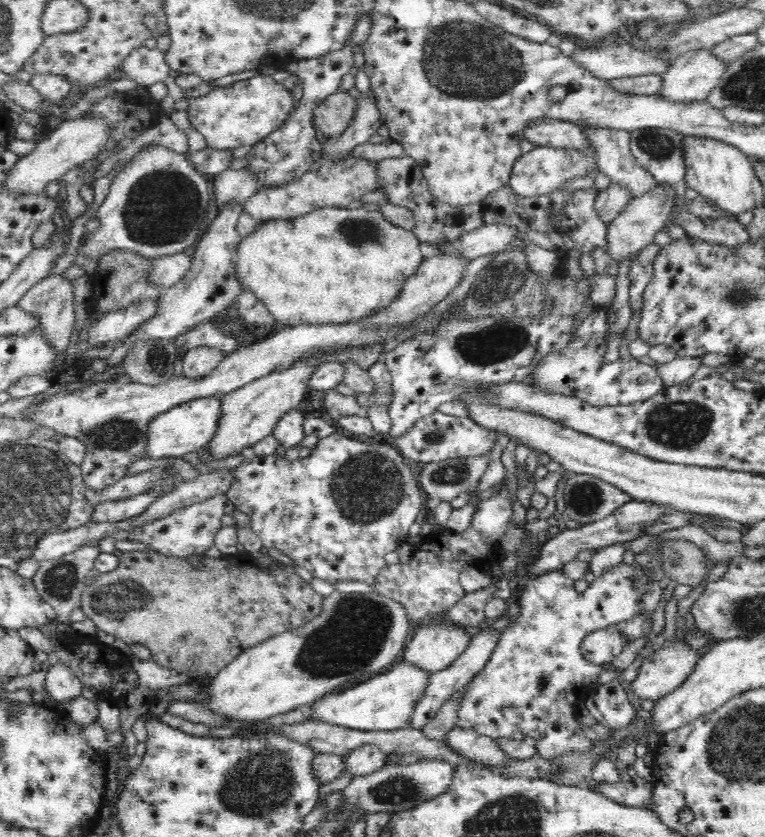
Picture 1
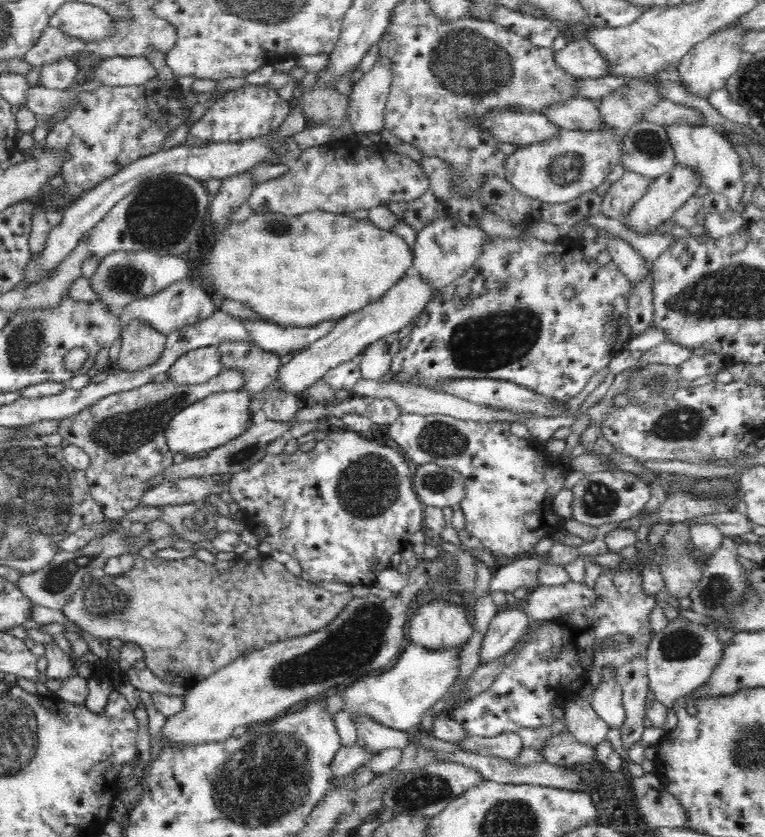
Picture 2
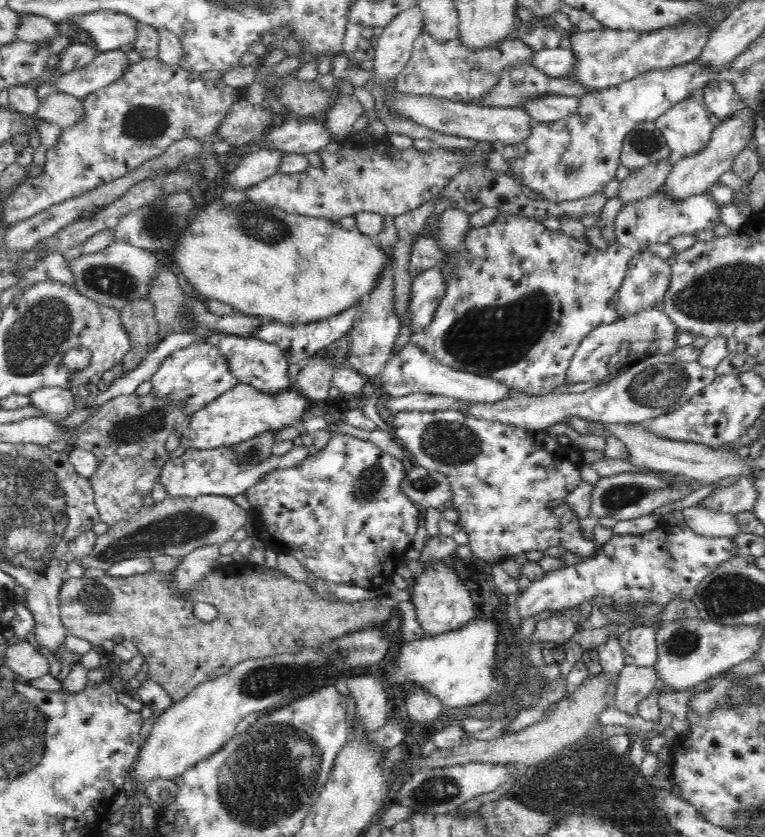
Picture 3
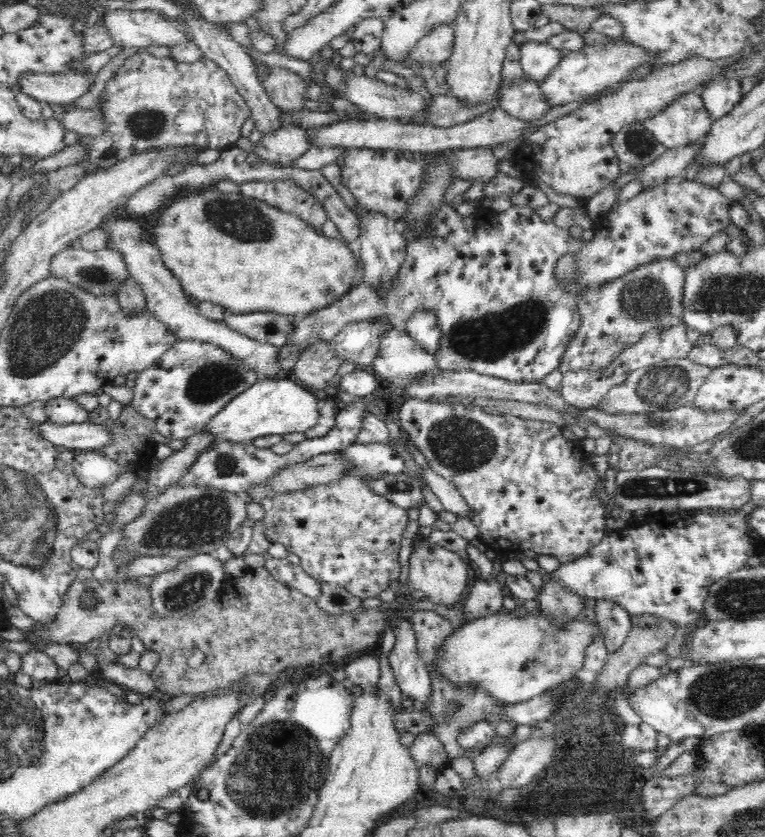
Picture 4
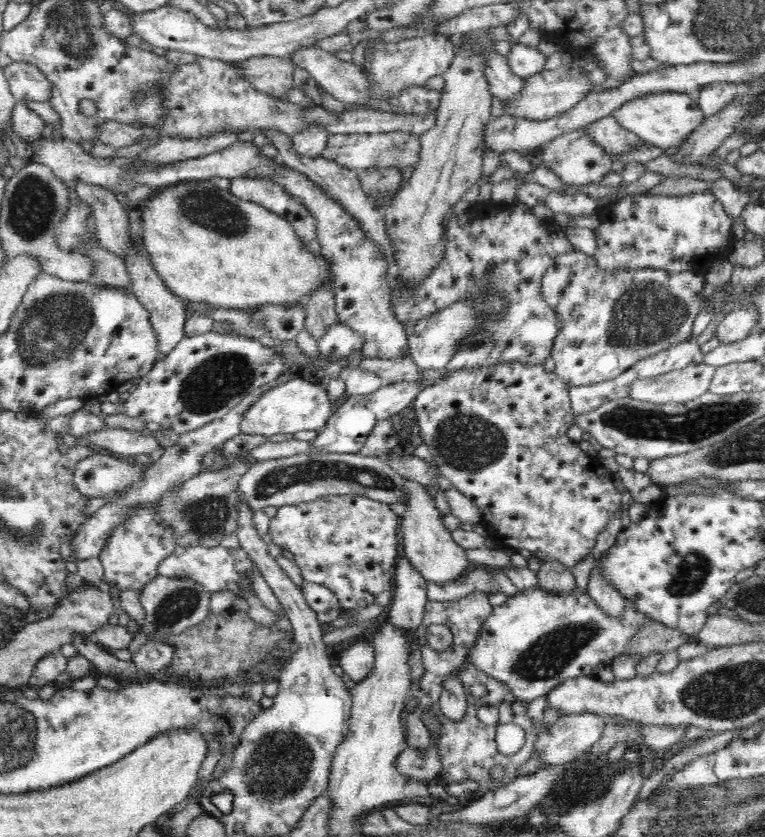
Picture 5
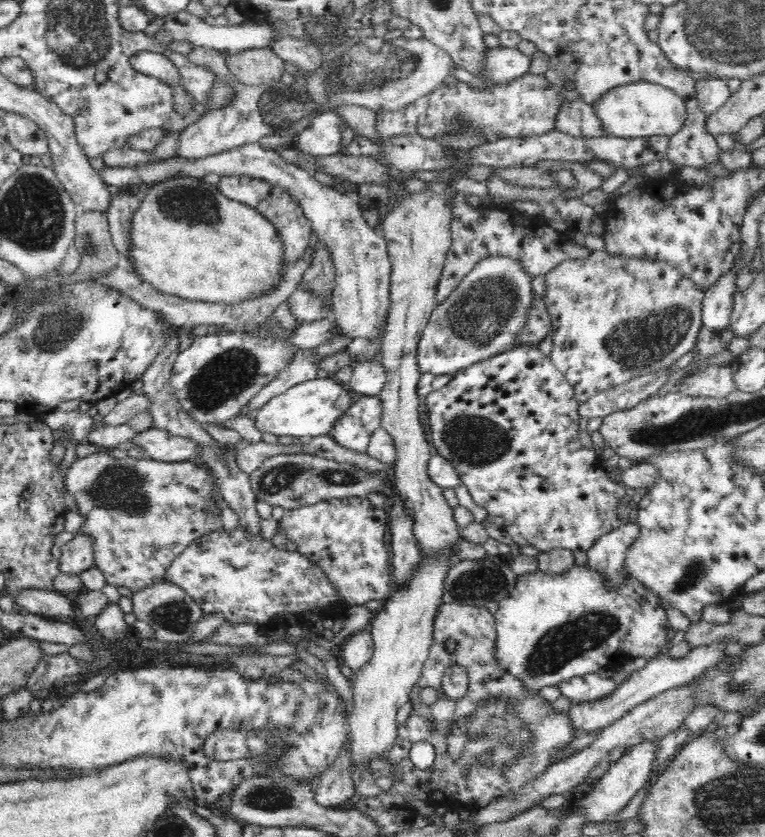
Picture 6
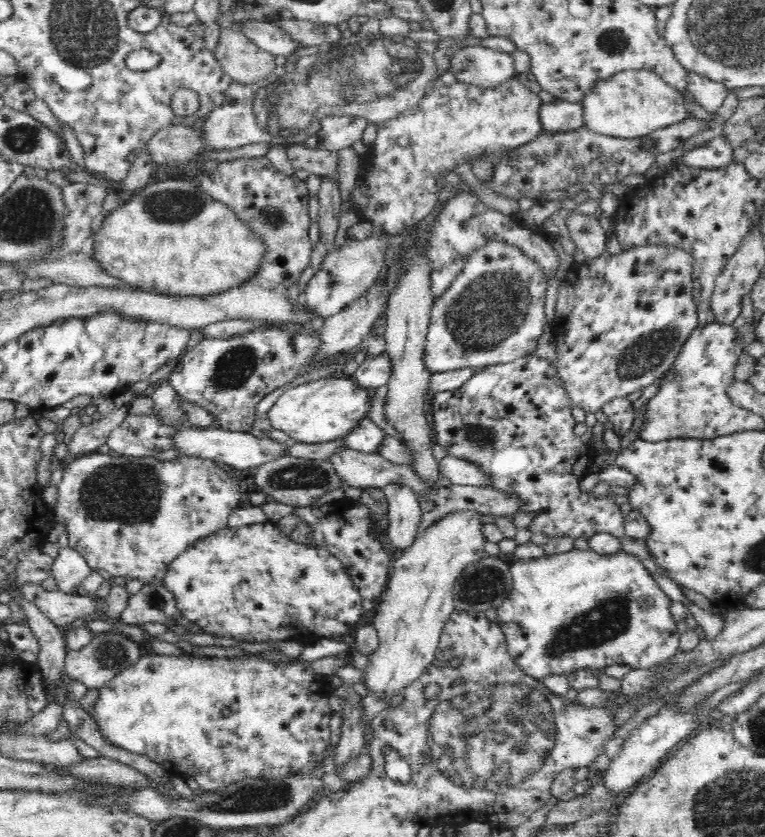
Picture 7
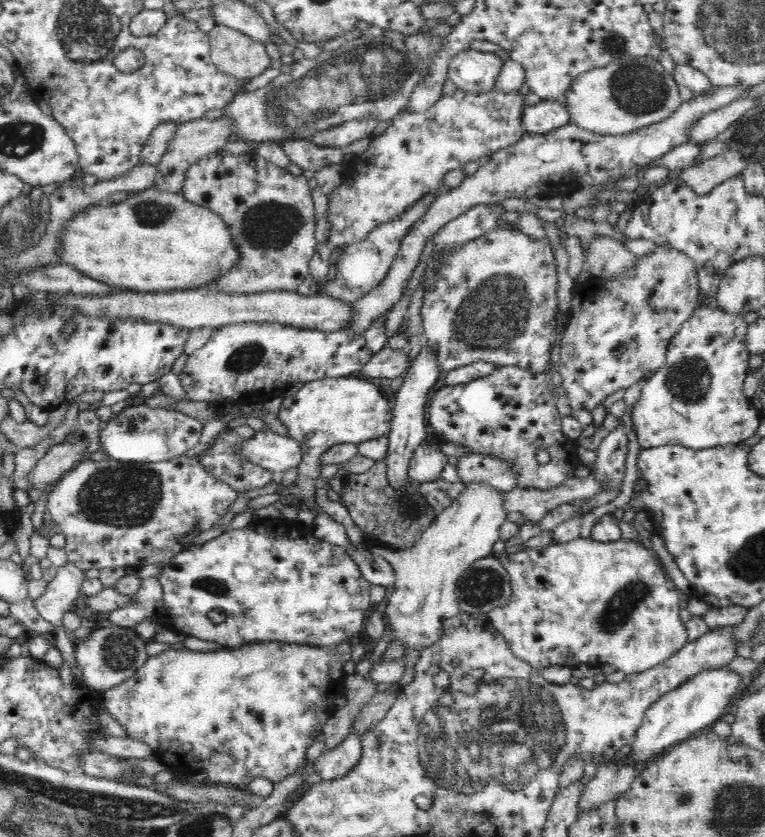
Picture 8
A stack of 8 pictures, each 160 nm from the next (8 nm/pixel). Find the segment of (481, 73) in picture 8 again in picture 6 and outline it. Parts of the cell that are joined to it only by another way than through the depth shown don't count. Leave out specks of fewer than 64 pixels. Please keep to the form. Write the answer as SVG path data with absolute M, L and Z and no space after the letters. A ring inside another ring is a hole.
M518 47L488 48L486 60L486 74L482 80L489 80L489 84L507 83L530 72L532 56L522 53Z

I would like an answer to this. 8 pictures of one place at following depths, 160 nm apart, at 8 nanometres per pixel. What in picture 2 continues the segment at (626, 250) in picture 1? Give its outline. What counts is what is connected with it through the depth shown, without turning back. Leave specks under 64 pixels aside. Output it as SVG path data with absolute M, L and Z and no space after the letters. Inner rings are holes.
M677 164L672 172L658 176L647 186L642 198L639 198L638 202L635 202L625 215L625 227L630 232L642 236L655 233L660 226L664 226L666 221L674 216L687 198L696 194L699 187L699 176L690 169L686 169L685 166Z

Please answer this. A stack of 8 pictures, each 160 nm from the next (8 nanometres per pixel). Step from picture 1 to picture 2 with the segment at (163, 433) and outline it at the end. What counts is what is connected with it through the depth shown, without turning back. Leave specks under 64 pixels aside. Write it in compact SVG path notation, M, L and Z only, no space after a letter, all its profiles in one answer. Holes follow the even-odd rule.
M227 391L212 394L203 400L186 406L167 423L165 439L167 448L174 454L196 454L202 450L212 450L240 436L250 422L250 392Z

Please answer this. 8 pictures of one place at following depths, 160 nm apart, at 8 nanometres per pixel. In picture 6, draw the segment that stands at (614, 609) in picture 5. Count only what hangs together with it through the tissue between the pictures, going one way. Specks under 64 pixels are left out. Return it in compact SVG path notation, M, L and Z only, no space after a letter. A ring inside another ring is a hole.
M624 521L624 526L620 525L620 528L598 538L587 550L587 565L603 578L609 588L620 588L626 582L625 552L638 533L639 526Z

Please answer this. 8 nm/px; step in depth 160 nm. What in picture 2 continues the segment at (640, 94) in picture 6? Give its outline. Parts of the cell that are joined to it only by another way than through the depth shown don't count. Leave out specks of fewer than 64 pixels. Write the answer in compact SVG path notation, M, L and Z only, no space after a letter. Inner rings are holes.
M712 125L709 126L666 126L670 143L674 148L678 165L685 166L699 176L700 185L710 192L724 195L729 202L729 208L740 209L742 196L746 192L746 182L742 180L742 160L734 146L718 133Z

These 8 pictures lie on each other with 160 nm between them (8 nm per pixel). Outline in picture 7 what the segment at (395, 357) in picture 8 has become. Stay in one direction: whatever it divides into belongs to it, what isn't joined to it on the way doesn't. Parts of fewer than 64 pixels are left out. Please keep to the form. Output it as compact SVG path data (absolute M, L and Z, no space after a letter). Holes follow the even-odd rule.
M383 353L373 358L367 357L354 372L352 379L355 380L359 388L364 388L374 393L377 389L388 384L390 376L390 358Z

